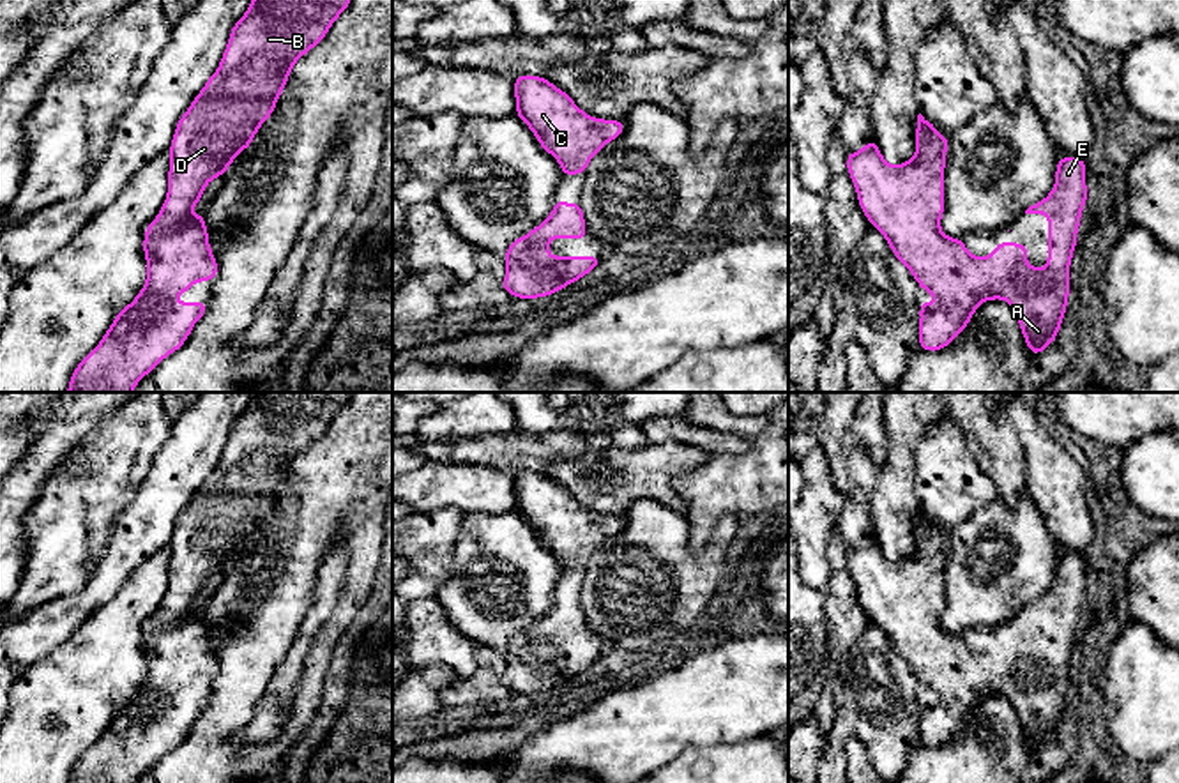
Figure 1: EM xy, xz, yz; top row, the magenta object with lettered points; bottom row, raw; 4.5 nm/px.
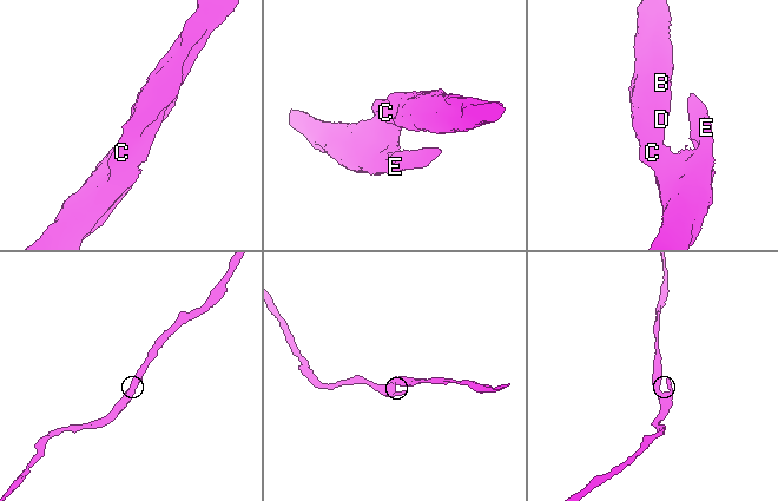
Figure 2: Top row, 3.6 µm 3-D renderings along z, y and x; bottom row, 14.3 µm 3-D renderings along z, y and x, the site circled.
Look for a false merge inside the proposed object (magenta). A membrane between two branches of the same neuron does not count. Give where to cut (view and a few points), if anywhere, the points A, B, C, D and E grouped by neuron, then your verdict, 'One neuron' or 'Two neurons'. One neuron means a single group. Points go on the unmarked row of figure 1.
No split. Groups: A B C D E. One neuron

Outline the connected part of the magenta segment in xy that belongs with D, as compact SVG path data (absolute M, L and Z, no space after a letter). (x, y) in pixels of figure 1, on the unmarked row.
M255 392L233 421L217 467L209 474L177 518L170 541L168 590L147 622L143 650L147 677L136 695L113 716L97 744L72 767L69 783L136 783L163 755L177 748L205 711L205 696L173 698L194 679L212 677L217 658L209 642L205 610L193 612L205 582L226 569L233 555L253 539L256 527L272 511L292 463L323 437L327 426L354 392Z

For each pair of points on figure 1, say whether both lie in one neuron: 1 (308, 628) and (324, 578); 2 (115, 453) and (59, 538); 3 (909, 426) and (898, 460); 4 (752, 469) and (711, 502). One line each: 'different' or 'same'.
1: same
2: same
3: same
4: same

